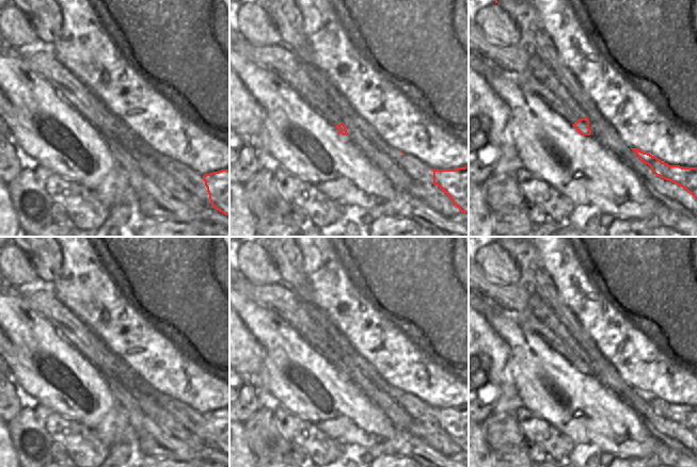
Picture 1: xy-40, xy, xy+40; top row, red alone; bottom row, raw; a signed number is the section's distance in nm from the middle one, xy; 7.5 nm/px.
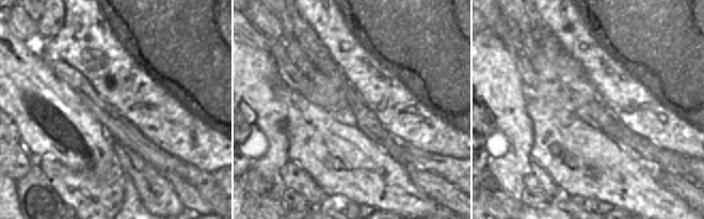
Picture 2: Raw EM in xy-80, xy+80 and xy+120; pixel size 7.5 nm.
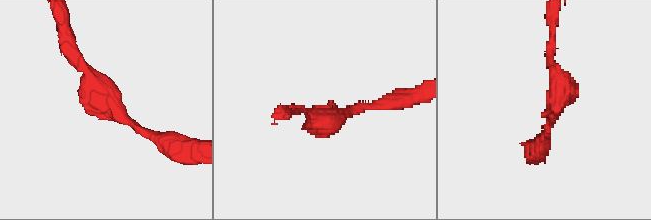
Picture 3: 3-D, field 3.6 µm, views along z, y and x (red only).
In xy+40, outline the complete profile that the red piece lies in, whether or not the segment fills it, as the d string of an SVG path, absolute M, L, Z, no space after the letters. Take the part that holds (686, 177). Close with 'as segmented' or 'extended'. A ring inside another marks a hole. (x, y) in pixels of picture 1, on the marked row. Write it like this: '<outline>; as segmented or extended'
M637 148L631 149L640 161L650 166L656 176L682 187L697 200L697 167L669 165L648 152L644 152Z; as segmented

